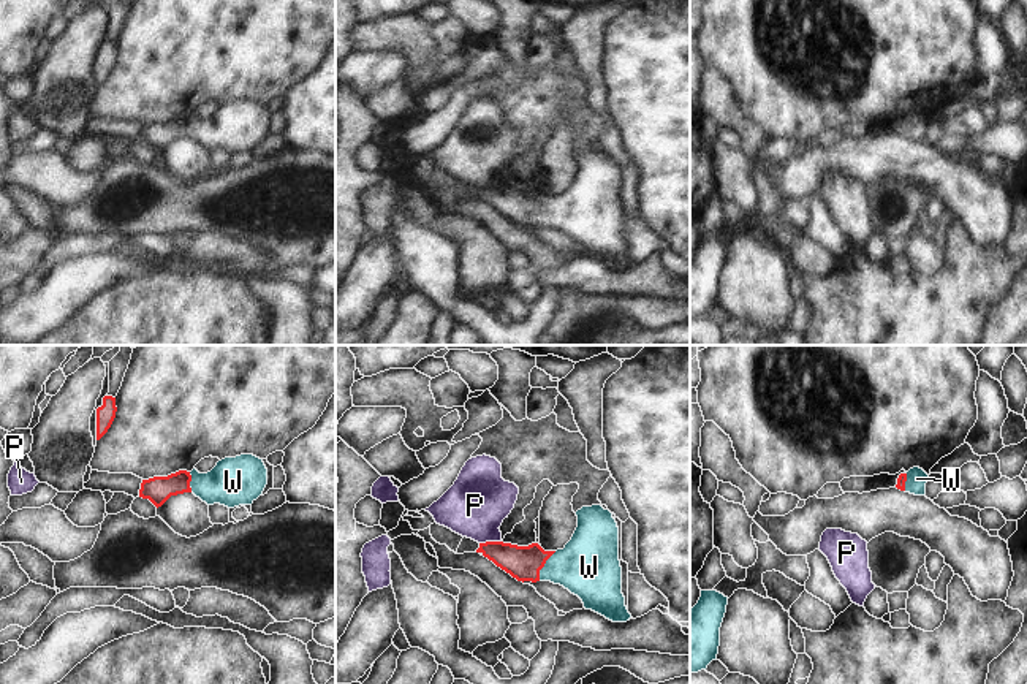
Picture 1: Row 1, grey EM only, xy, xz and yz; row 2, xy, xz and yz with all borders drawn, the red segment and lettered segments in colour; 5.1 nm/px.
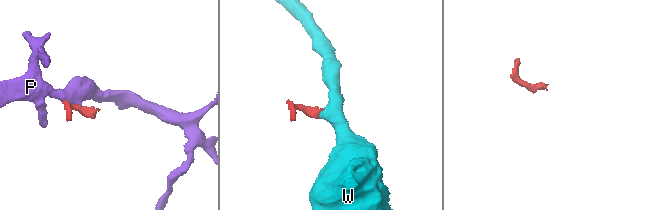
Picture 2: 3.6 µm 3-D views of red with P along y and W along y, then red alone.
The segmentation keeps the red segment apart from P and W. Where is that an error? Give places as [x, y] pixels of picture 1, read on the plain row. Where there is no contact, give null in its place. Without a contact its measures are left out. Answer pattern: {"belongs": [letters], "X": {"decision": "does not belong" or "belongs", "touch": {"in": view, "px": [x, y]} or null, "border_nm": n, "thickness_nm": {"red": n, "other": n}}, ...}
{"belongs": ["W"], "P": {"decision": "does not belong", "touch": {"in": "xz", "px": [489, 187]}, "border_nm": 110, "thickness_nm": {"red": 180, "other": 320}}, "W": {"decision": "belongs", "touch": {"in": "xz", "px": [543, 211]}, "border_nm": 180, "thickness_nm": {"red": 180, "other": 320}}}

